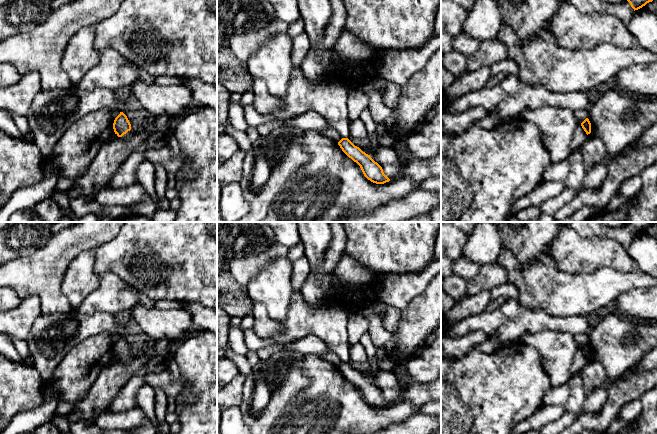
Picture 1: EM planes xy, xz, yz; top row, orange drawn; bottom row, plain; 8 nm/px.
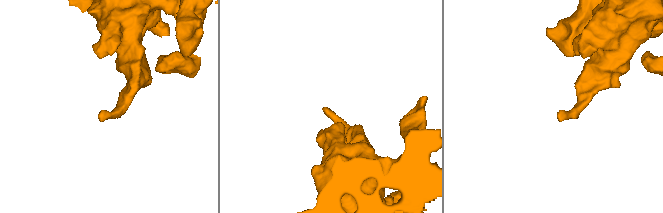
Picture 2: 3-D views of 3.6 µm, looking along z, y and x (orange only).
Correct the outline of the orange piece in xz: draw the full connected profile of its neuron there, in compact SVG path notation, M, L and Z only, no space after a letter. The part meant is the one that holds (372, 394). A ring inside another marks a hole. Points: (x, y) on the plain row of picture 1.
M342 362L338 366L338 369L349 382L360 390L364 400L368 404L376 408L384 408L390 405L384 398L382 391L370 379L355 370L348 362Z

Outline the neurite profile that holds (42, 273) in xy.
M75 222L72 226L53 233L47 244L35 253L8 261L0 266L0 288L12 288L21 300L29 296L37 296L40 299L41 314L43 315L70 312L74 308L61 290L69 265L81 253L96 249L98 246L115 238L124 223L125 222Z

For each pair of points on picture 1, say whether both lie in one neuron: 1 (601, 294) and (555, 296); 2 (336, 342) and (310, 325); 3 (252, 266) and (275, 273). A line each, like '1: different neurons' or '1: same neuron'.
1: same neuron
2: same neuron
3: different neurons

